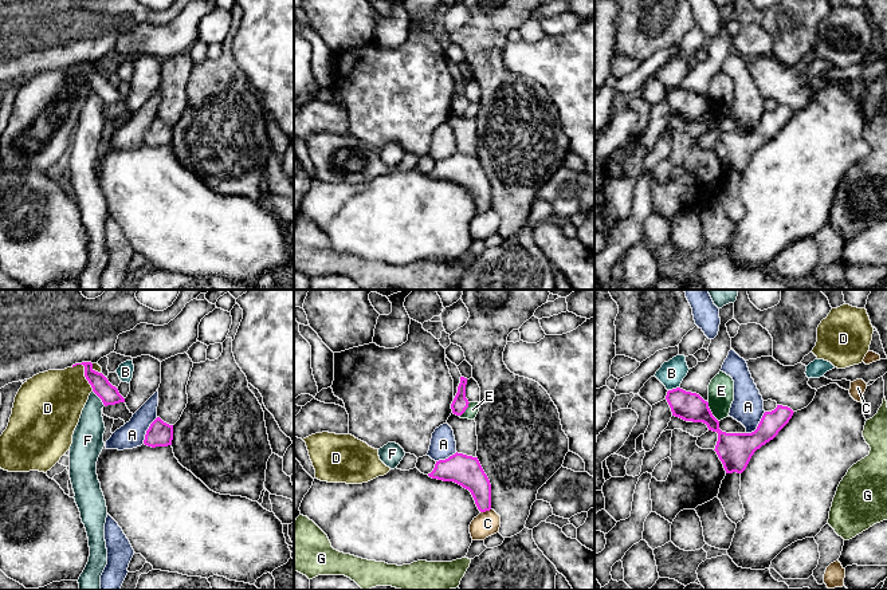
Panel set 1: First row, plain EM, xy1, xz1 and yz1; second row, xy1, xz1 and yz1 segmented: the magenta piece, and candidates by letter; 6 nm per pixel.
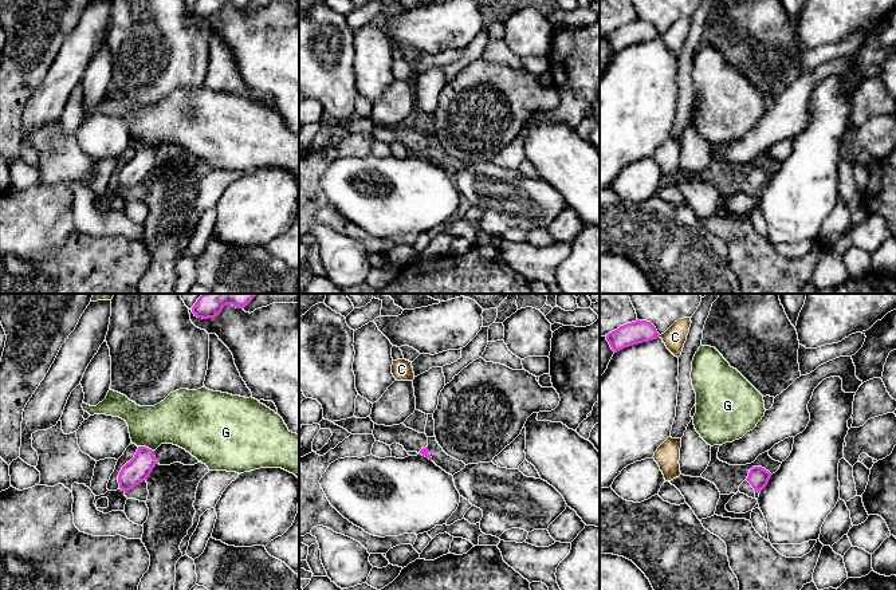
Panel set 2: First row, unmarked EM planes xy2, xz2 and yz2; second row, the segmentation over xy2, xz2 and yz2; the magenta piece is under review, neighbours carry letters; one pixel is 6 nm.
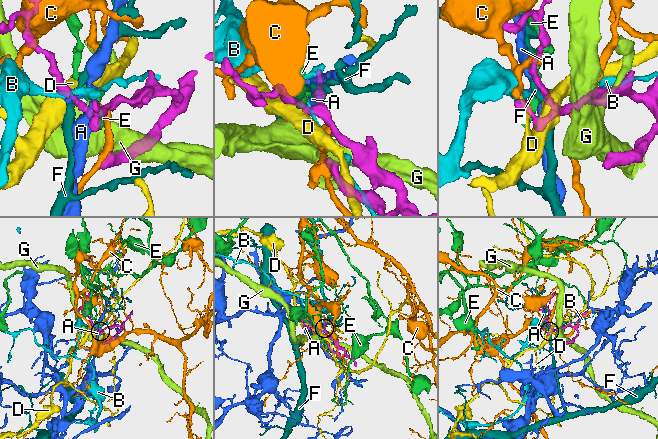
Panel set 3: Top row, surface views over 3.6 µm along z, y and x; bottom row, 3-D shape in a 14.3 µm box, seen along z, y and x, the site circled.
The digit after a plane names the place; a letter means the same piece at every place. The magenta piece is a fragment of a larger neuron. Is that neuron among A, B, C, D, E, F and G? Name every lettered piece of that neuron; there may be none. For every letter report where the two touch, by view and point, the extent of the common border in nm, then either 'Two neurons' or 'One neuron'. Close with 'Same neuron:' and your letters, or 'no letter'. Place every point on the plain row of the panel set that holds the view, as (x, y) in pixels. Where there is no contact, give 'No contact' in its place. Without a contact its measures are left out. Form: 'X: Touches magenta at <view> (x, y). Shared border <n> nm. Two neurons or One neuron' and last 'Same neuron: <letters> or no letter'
A: Touches magenta at yz1 (758, 125). Shared border 180 nm. Two neurons
B: Touches magenta at yz1 (672, 89). Shared border 70 nm. Two neurons
C: Touches magenta at xz1 (485, 211). Shared border 70 nm. Two neurons
D: Touches magenta at xy1 (85, 73). Shared border 200 nm. Two neurons
E: Touches magenta at yz1 (710, 111). Shared border 140 nm. Two neurons
F: Touches magenta at xy1 (99, 97). Shared border 120 nm. Two neurons
G: Touches magenta at xy2 (145, 146). Shared border 100 nm. Two neurons
Same neuron: no letter

